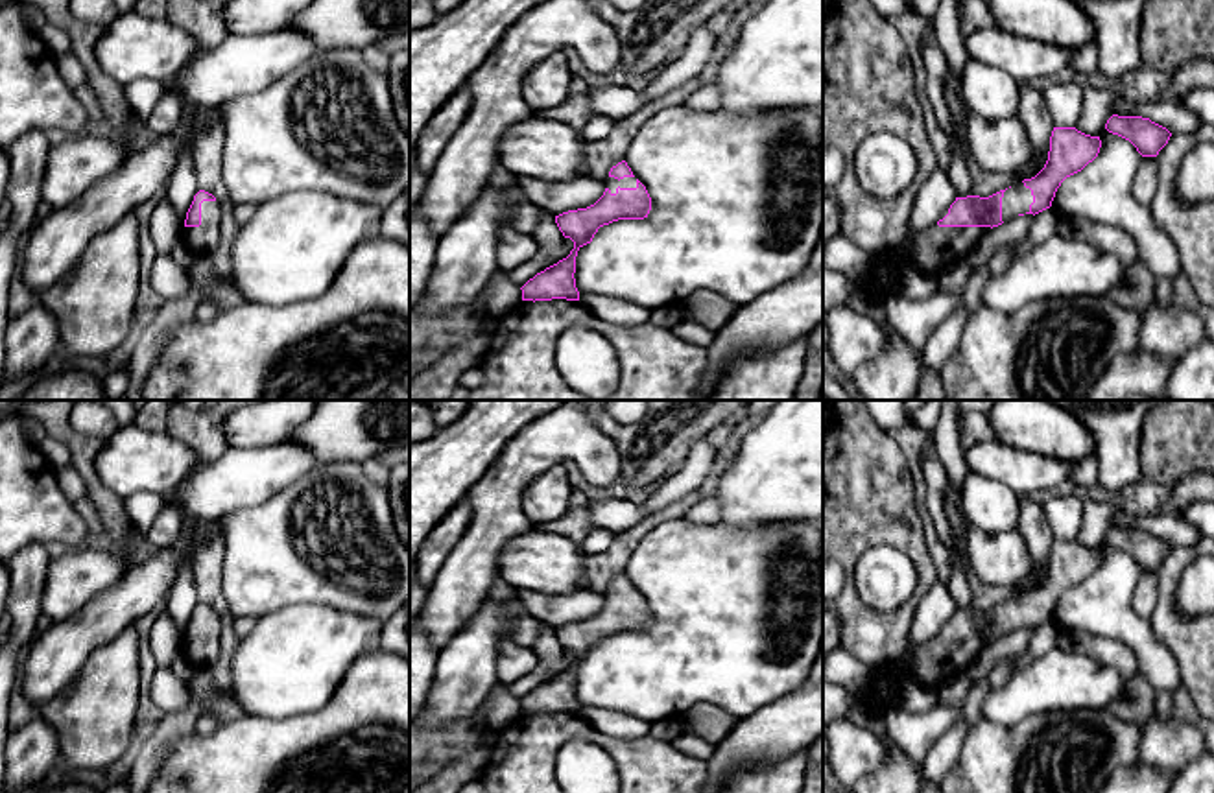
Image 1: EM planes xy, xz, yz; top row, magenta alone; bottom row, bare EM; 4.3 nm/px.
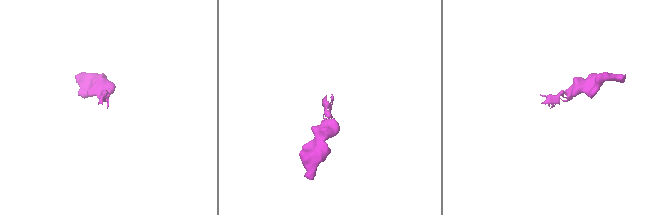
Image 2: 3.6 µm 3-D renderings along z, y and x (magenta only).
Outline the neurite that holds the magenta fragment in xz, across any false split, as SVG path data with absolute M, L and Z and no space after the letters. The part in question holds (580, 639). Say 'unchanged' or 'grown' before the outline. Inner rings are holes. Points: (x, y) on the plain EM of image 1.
grown; M625 574L611 581L603 594L603 609L587 621L568 623L555 629L565 651L574 655L570 668L530 692L522 703L522 714L579 714L576 701L577 664L590 657L600 640L618 633L644 633L651 623L646 599L633 588Z

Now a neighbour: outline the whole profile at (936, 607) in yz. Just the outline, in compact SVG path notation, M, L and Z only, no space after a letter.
M935 581L932 588L917 603L915 620L911 625L911 645L926 644L937 638L948 627L956 614L956 603L946 585Z

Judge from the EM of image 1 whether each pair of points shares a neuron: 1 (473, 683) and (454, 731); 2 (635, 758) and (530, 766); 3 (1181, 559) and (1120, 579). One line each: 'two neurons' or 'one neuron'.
1: two neurons
2: one neuron
3: two neurons

